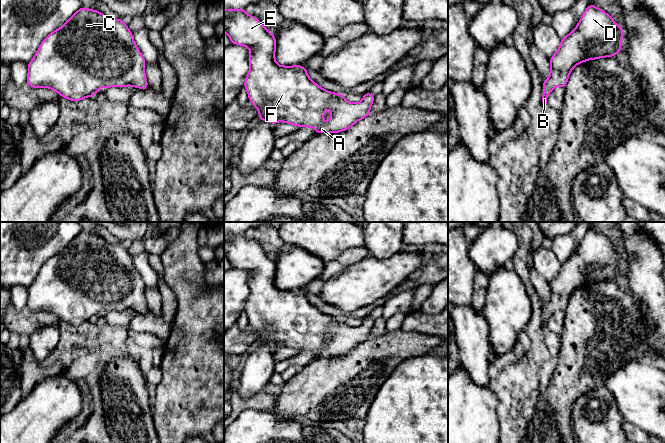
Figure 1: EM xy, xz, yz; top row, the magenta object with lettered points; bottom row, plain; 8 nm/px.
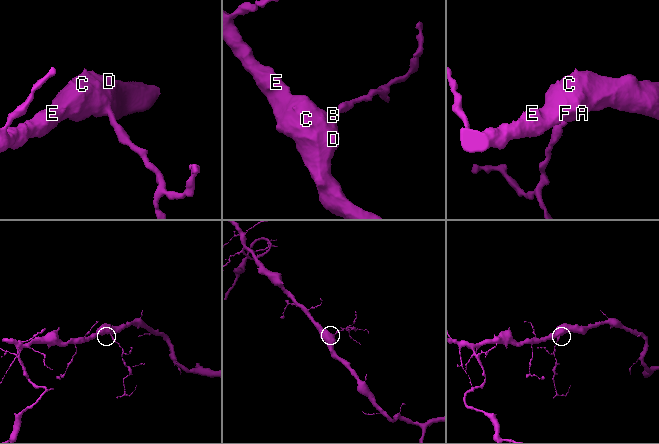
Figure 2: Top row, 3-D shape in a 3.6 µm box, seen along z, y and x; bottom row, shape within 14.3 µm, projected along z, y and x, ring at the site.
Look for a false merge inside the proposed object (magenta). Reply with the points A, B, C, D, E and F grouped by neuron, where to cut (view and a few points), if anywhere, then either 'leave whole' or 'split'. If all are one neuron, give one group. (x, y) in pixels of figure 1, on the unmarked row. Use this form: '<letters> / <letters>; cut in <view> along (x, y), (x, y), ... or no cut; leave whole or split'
A B C D E F; no cut; leave whole

